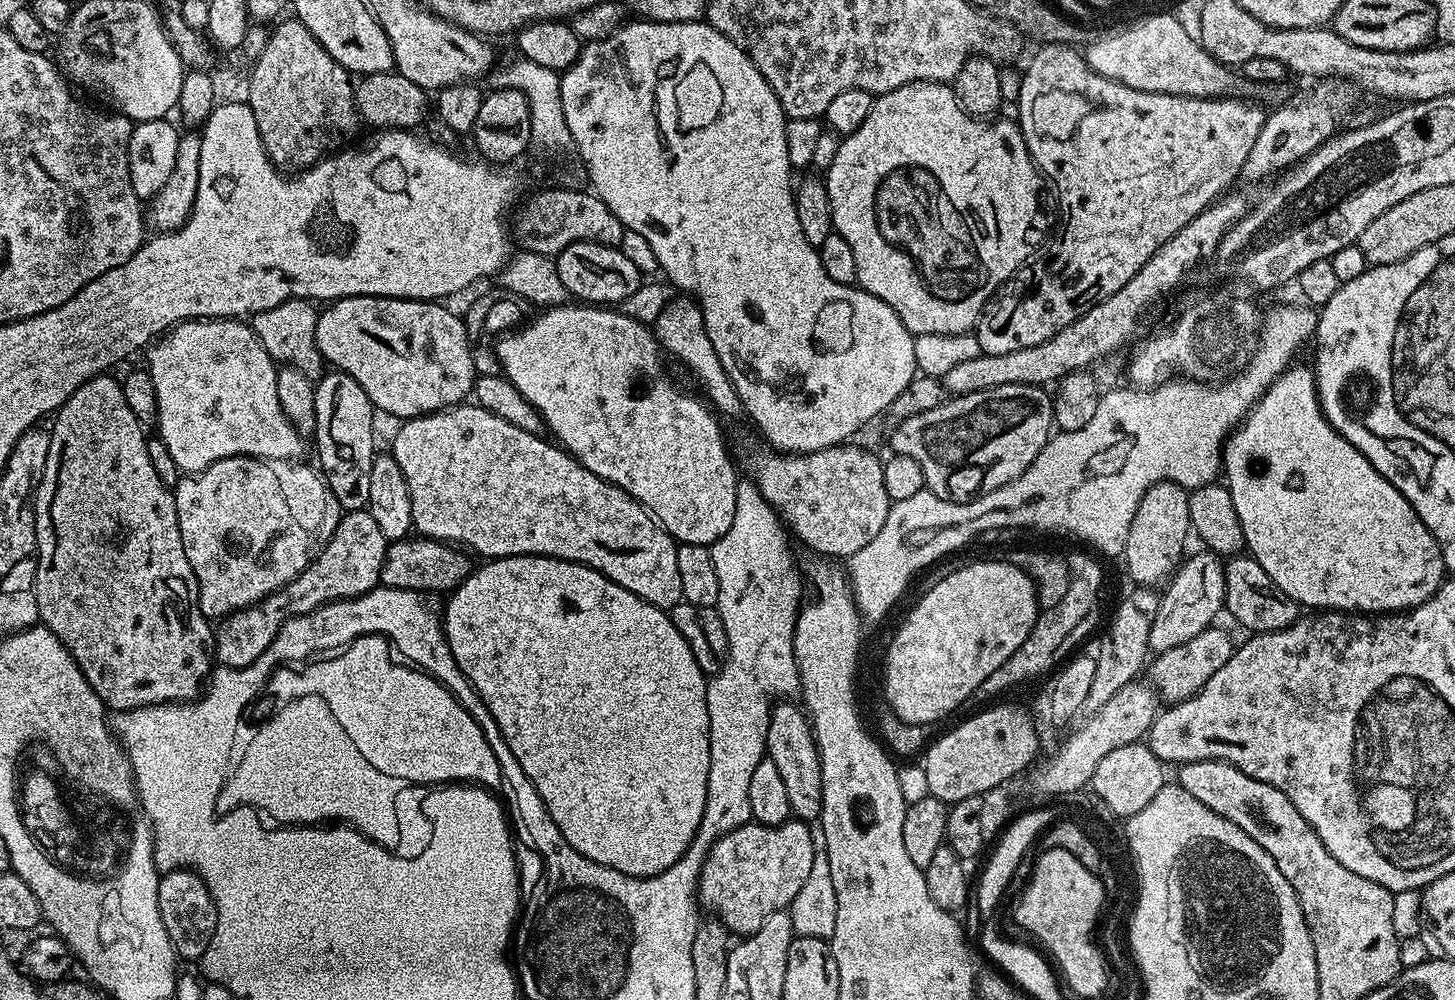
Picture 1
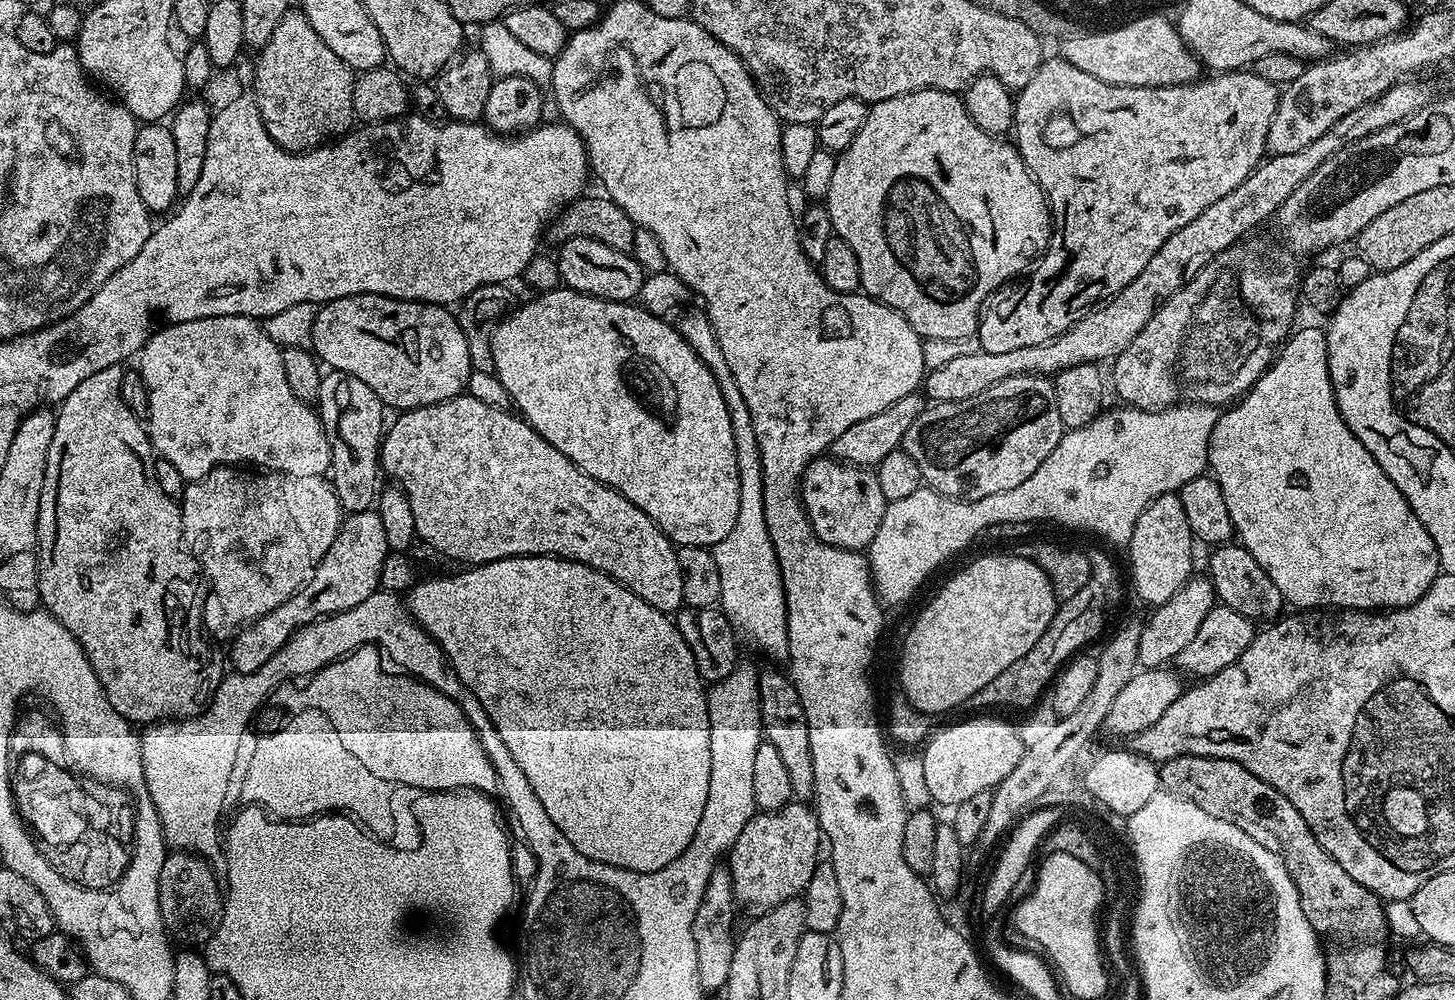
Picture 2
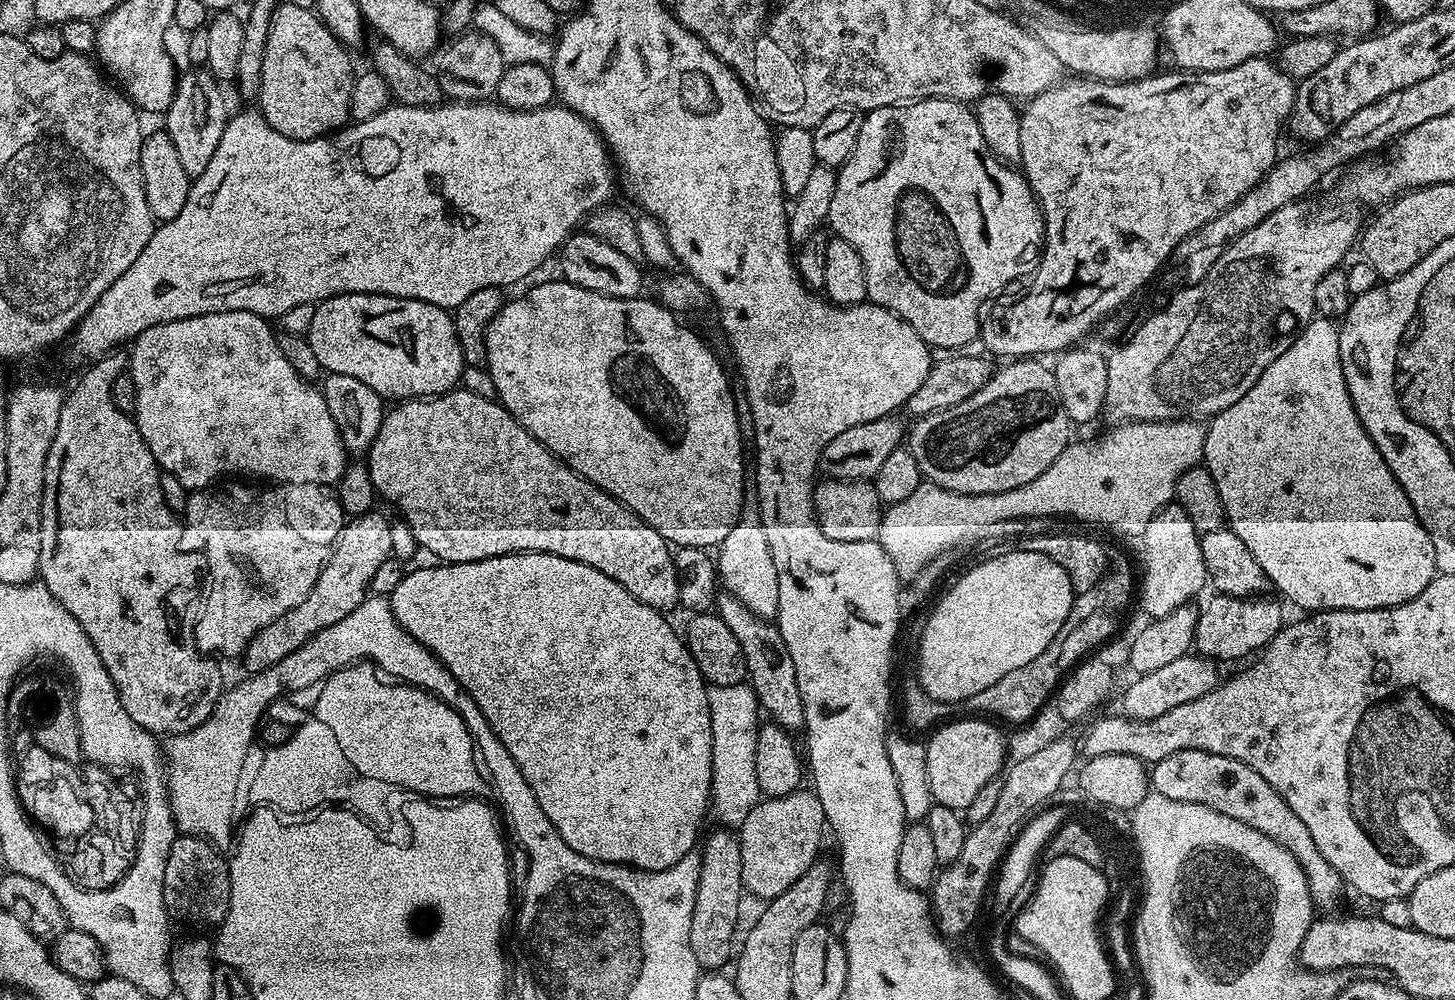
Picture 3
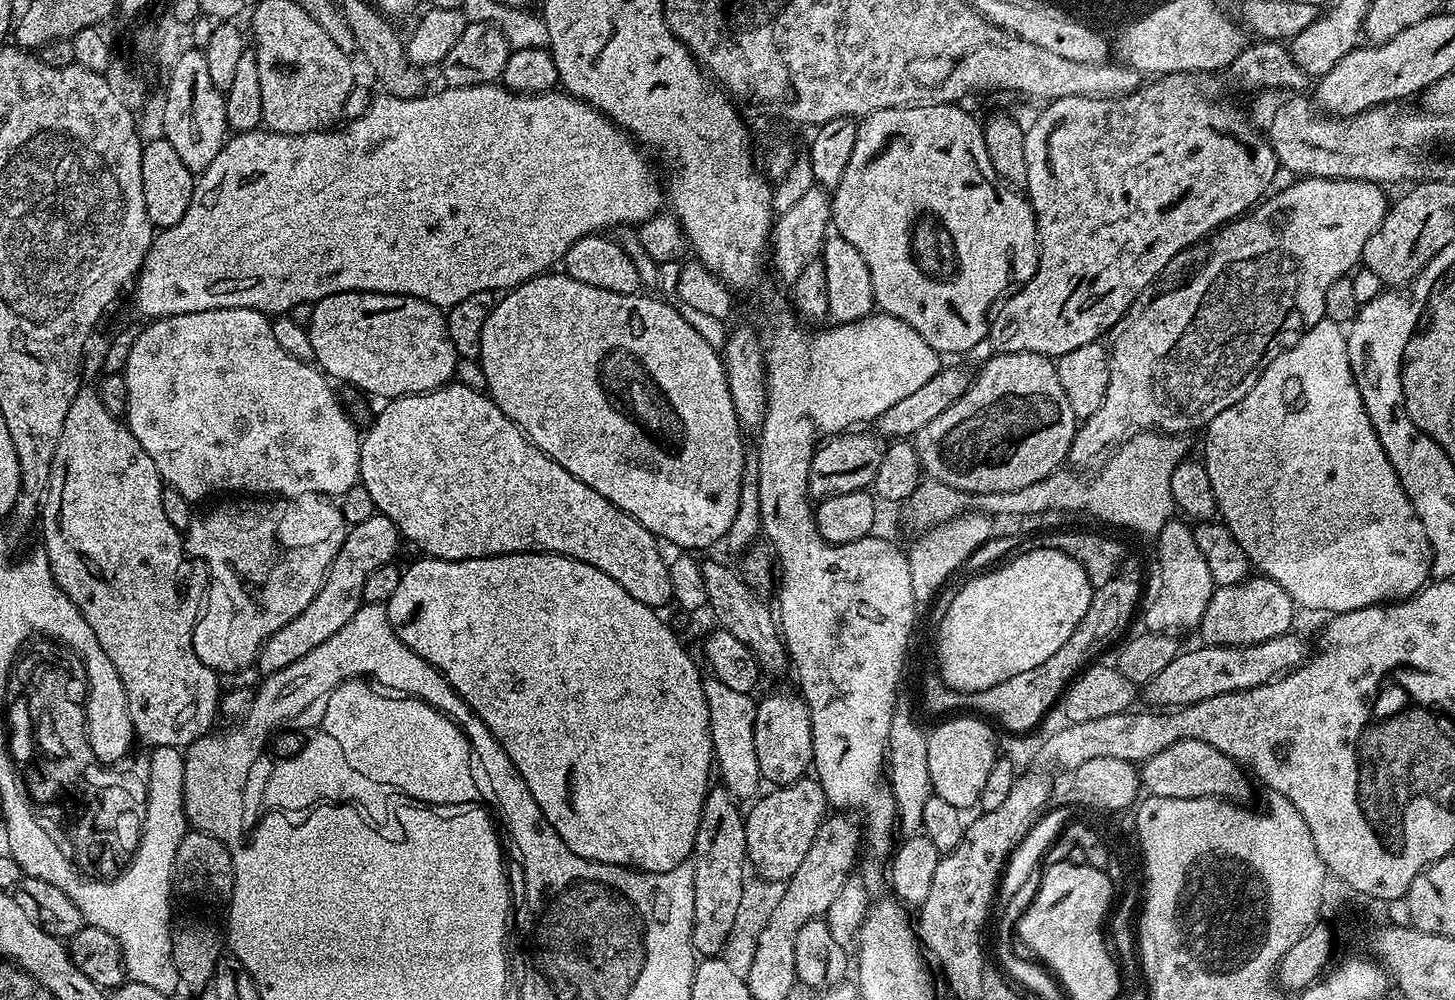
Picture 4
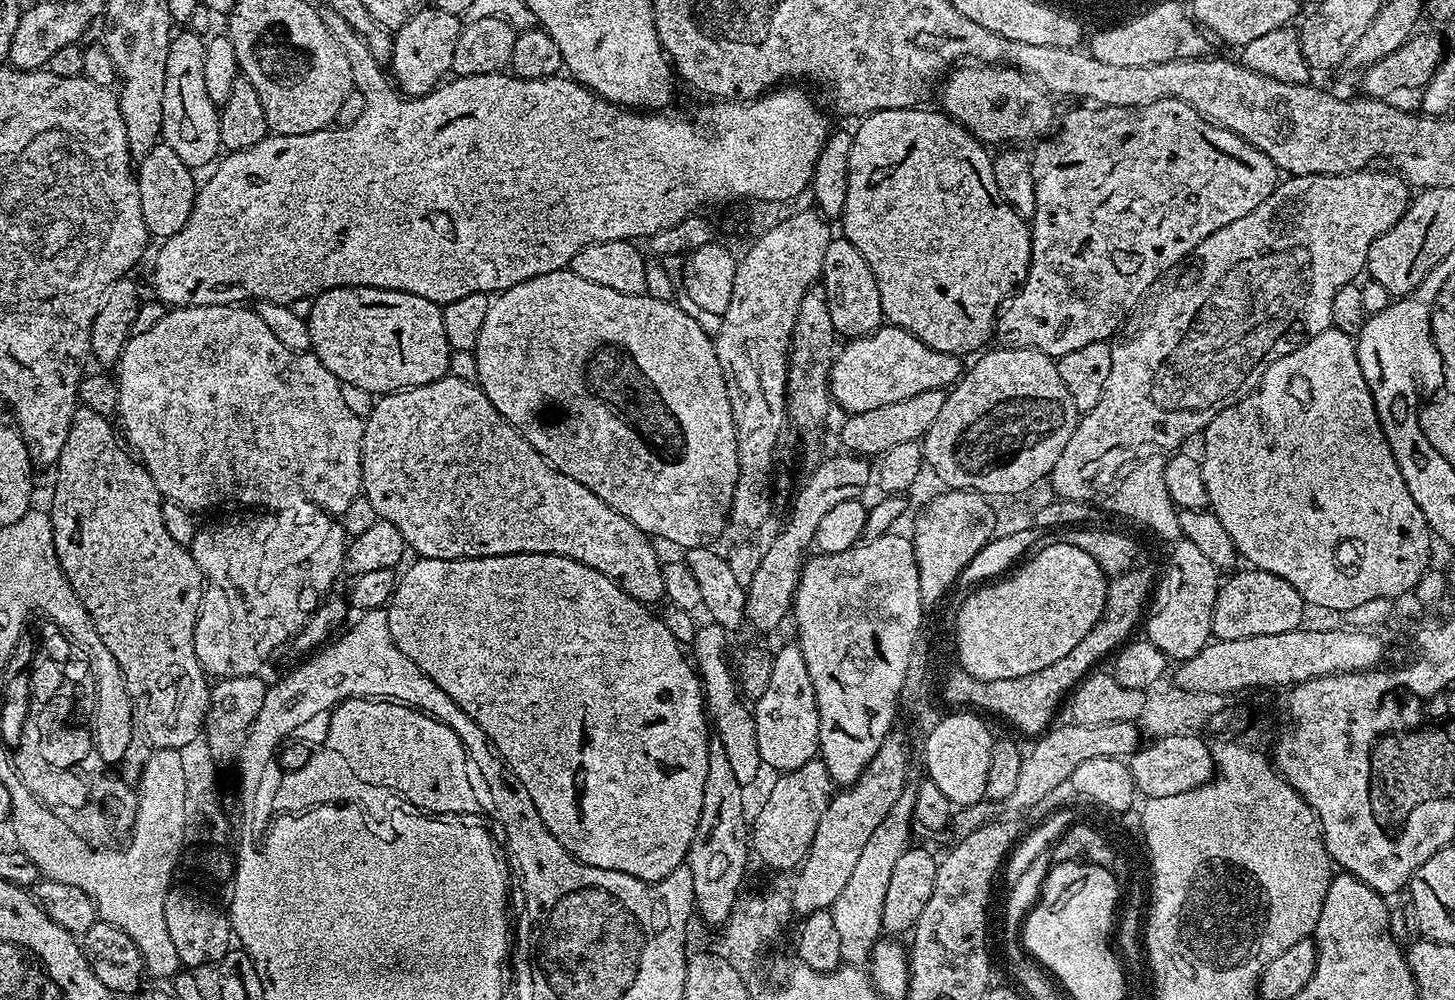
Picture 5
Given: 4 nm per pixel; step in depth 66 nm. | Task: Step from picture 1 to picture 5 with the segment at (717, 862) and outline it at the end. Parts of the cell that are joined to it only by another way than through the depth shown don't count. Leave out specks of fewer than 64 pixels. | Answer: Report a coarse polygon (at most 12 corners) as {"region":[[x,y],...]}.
{"region":[[817,758],[775,777],[750,848],[799,869],[834,795]]}

